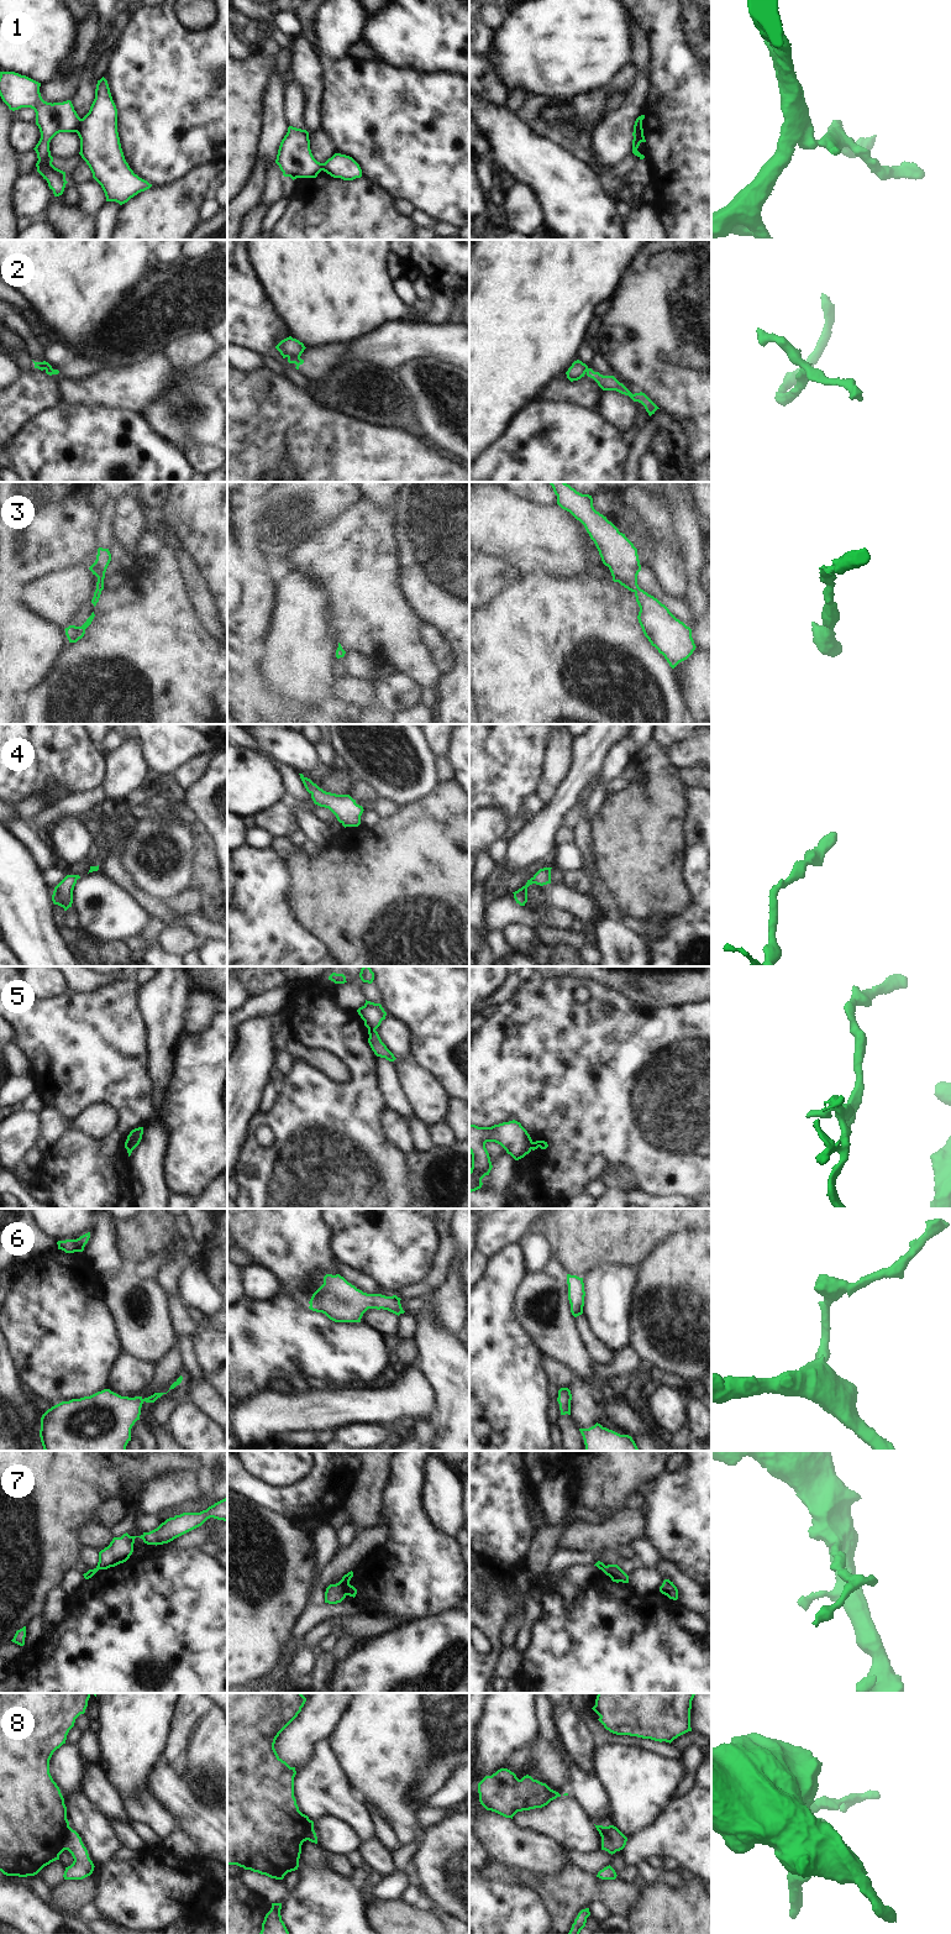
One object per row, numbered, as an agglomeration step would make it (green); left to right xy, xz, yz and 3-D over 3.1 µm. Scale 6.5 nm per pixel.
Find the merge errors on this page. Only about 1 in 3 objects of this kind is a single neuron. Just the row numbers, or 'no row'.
1, 2, 5, 7, 8

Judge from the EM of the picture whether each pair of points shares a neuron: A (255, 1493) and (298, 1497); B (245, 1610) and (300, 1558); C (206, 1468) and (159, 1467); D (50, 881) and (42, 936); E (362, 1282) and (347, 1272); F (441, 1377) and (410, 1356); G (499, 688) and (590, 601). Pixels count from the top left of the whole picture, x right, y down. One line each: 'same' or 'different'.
A: same
B: same
C: different
D: different
E: same
F: different
G: same

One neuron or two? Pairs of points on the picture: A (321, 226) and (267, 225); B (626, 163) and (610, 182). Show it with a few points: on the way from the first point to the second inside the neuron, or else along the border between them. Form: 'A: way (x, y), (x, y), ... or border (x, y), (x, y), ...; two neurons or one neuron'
A: border (288, 200), (283, 214), (272, 226); two neurons
B: way (624, 168), (615, 177); one neuron

